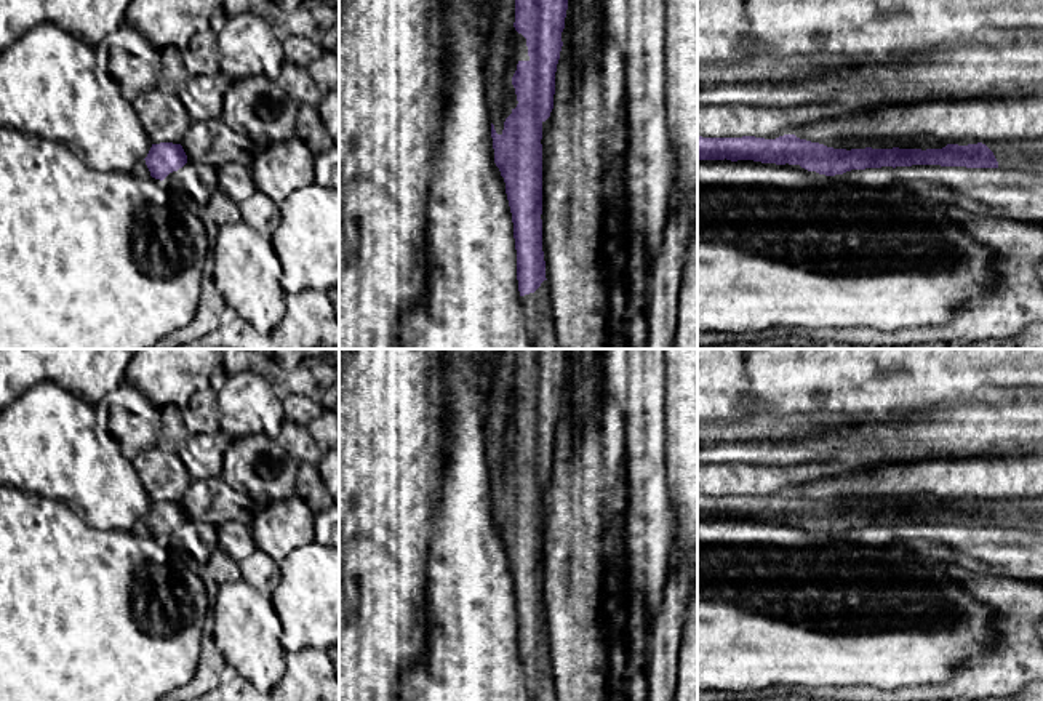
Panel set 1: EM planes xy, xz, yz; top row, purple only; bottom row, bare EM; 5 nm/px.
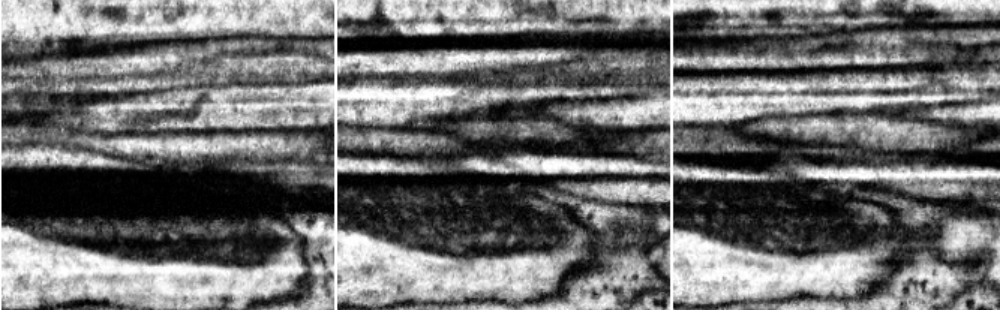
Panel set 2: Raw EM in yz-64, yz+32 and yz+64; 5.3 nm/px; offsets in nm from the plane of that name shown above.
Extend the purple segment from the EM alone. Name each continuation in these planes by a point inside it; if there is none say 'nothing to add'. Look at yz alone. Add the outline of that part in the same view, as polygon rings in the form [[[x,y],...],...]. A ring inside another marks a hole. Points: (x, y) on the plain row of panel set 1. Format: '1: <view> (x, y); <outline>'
1: yz (1026, 512); [[[1043,498],[982,503],[993,511],[998,527],[1019,527],[1033,533],[1043,533]]]

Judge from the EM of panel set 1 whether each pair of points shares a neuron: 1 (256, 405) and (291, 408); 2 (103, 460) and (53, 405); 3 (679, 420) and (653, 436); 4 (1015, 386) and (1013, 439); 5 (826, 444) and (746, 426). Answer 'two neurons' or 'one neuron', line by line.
1: two neurons
2: one neuron
3: two neurons
4: two neurons
5: two neurons

